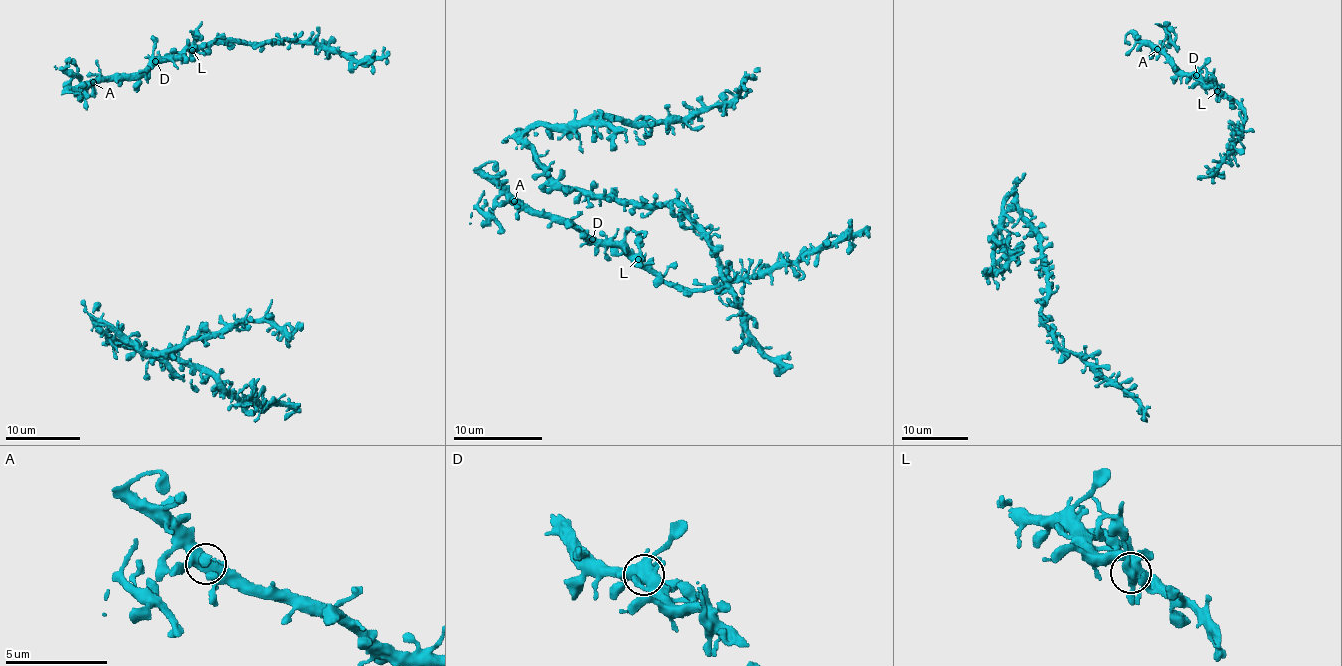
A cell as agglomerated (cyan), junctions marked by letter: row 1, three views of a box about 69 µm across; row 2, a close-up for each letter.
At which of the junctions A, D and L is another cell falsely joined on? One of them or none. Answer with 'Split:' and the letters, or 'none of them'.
Split: L

